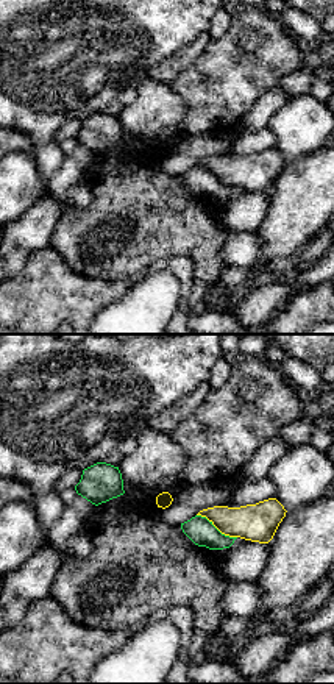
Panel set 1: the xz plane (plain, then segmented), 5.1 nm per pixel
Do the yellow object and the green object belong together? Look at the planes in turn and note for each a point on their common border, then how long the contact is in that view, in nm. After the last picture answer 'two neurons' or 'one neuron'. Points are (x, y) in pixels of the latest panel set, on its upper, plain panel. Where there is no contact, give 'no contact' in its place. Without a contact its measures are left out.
contact (217, 178); length 240 nm

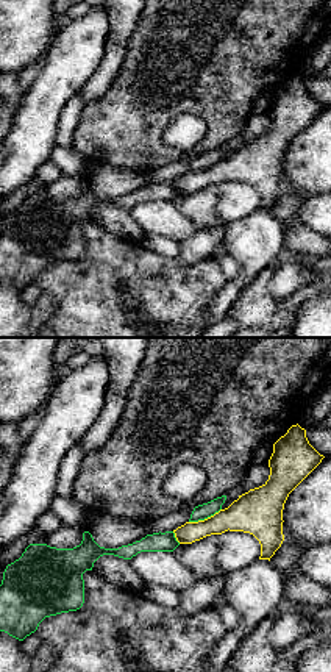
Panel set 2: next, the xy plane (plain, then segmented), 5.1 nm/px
contact (205, 169); length 180 nm

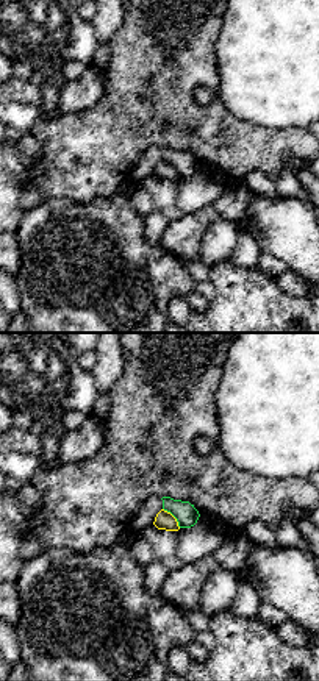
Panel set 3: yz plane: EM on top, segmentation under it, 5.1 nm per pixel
contact (174, 167); length 140 nm

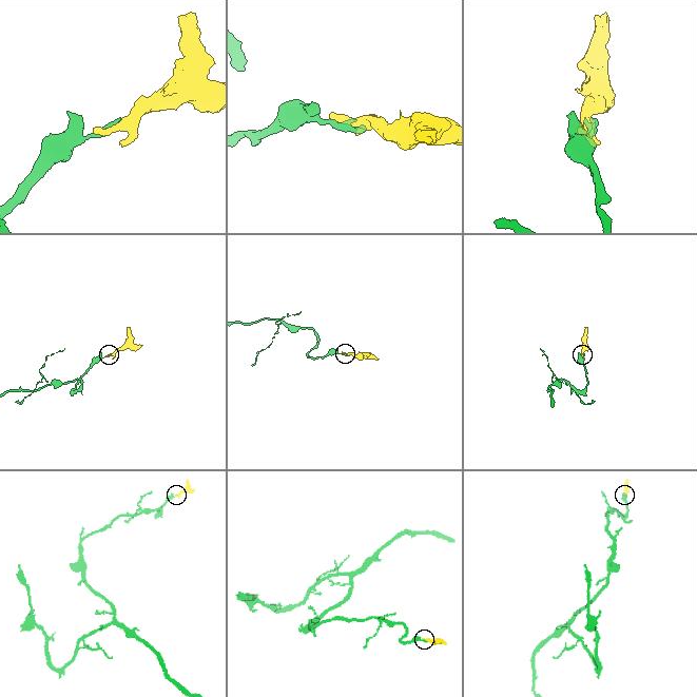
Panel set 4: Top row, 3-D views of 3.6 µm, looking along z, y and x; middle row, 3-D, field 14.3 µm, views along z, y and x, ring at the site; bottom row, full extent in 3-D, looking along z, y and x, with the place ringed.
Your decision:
two neurons

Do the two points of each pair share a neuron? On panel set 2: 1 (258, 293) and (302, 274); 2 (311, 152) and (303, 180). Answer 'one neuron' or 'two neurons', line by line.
1: two neurons
2: one neuron

